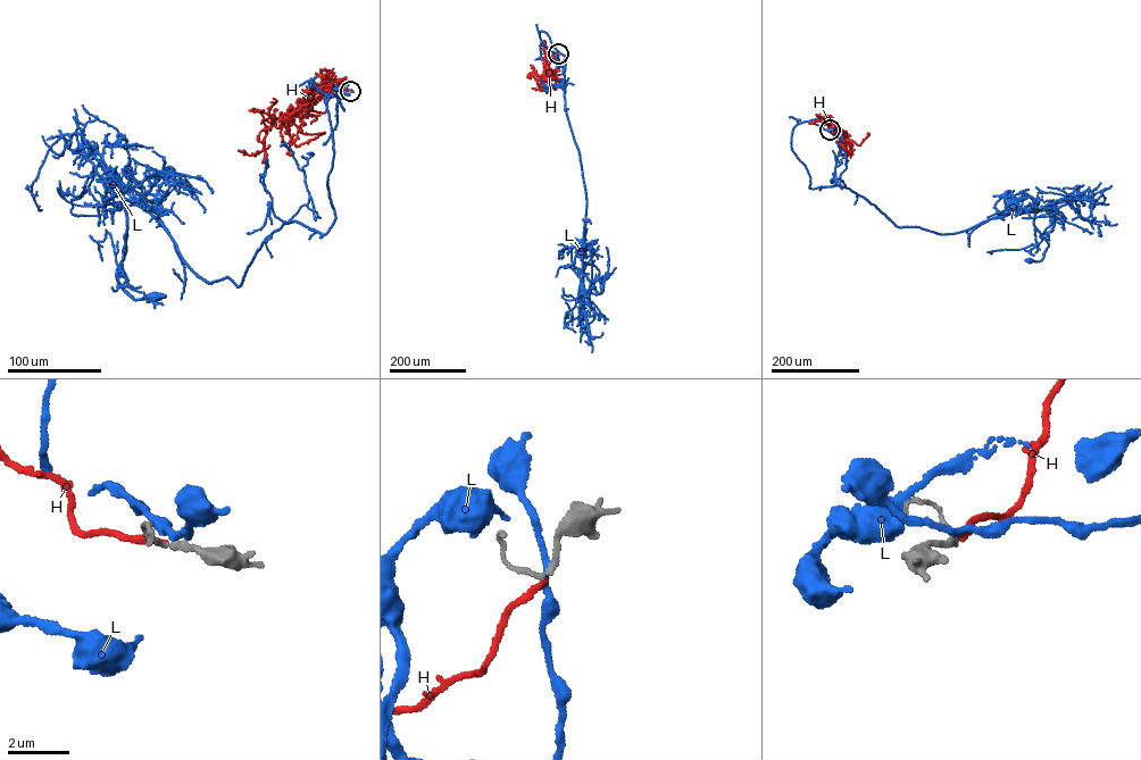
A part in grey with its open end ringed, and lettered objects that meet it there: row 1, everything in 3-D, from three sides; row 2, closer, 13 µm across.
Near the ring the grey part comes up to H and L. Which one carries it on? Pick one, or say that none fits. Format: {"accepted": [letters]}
{"accepted": ["H"]}

